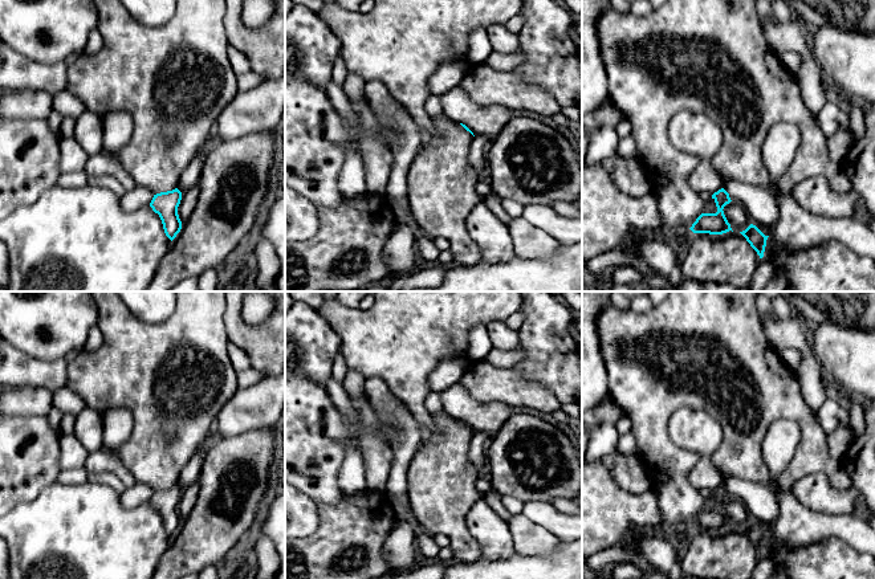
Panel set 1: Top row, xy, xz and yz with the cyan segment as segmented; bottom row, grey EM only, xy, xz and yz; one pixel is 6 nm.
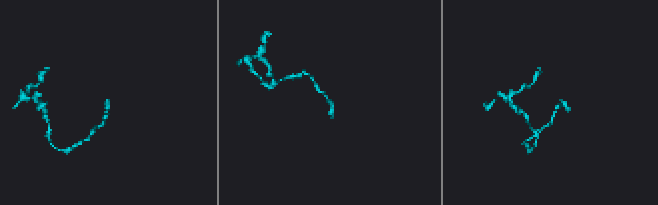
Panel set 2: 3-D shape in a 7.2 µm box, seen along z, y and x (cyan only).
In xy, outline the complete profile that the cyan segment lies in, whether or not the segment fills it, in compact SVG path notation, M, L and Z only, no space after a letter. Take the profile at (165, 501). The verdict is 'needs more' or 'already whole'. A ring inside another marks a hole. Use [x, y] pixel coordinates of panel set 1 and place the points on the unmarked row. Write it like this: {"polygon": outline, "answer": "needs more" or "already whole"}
{"polygon": "M172 488L154 492L150 503L159 511L166 533L172 538L182 526L182 518L178 511L178 503L182 497L182 489Z", "answer": "already whole"}

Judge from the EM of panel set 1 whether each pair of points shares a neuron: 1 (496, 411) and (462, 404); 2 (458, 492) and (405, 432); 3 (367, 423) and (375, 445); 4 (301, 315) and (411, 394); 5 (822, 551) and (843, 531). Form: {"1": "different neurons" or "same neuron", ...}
{"1": "same neuron", "2": "different neurons", "3": "different neurons", "4": "different neurons", "5": "different neurons"}

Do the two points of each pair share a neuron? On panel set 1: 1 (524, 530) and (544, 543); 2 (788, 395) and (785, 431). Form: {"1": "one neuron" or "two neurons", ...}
{"1": "one neuron", "2": "two neurons"}

